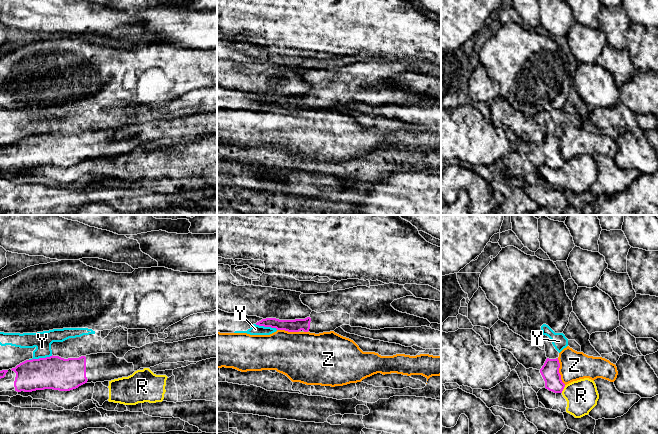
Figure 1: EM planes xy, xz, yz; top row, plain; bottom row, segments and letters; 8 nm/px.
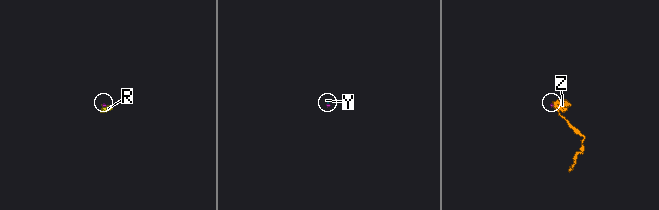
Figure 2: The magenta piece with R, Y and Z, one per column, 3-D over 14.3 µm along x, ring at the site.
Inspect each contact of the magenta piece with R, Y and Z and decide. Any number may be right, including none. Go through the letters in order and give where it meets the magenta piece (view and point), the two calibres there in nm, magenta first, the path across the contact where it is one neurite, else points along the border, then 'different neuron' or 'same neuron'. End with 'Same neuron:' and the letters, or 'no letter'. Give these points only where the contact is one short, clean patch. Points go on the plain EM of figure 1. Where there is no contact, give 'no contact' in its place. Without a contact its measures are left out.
R: meets magenta in yz at (563, 164); 140 nm thick on the magenta side, 260 nm on the other; different neuron
Y: meets magenta in xy at (40, 134); 260 nm thick on the magenta side, 150 nm on the other; different neuron
Z: meets magenta in yz at (558, 147); 140 nm thick on the magenta side, 220 nm on the other; different neuron
Same neuron: no letter

